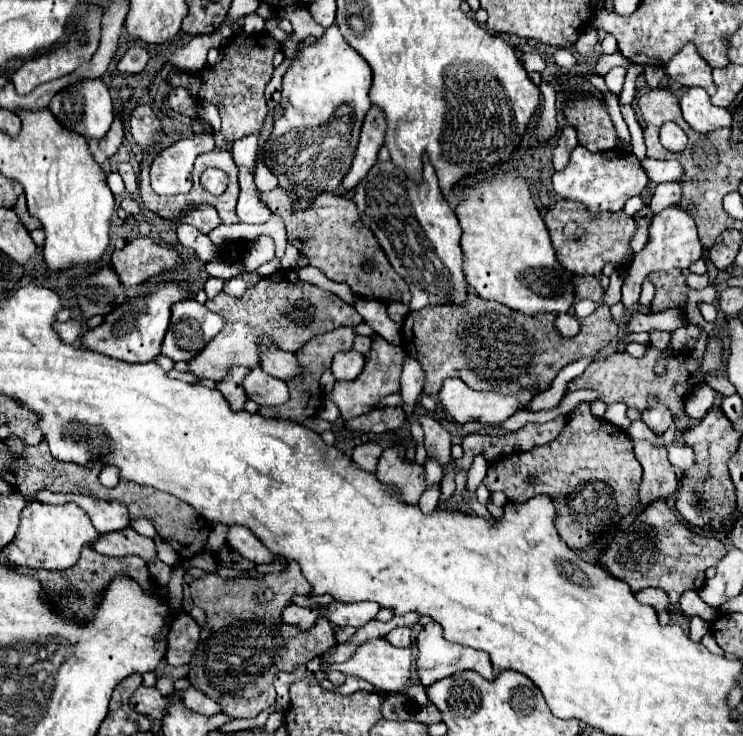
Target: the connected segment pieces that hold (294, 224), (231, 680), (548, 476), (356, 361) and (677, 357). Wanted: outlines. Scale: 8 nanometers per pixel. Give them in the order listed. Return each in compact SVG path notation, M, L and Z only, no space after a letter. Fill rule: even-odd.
M275 188L271 192L257 192L259 200L277 216L283 218L287 226L287 238L289 242L309 258L311 266L317 266L327 278L335 282L347 282L355 294L361 294L365 298L381 300L387 294L401 292L403 302L407 304L411 300L411 292L407 284L401 280L399 274L391 268L387 256L383 254L381 246L377 244L373 232L363 226L359 220L359 212L355 208L355 202L347 196L337 196L331 192L323 192L315 196L309 208L295 210L295 192L287 192L283 188Z
M289 562L279 576L293 576L297 586L289 592L277 594L277 578L269 578L277 574L267 574L259 580L245 578L219 578L217 574L207 574L201 580L191 582L191 598L195 606L203 608L207 614L207 624L201 626L201 638L199 646L189 662L189 682L193 688L201 690L209 698L217 700L223 710L233 718L255 718L261 710L275 704L275 690L273 690L273 678L281 670L295 670L297 666L307 664L311 658L325 654L331 650L335 642L335 634L331 630L331 624L325 618L317 618L315 626L309 630L303 630L299 626L285 624L281 614L295 594L309 594L311 584L303 578L301 568L297 562ZM257 582L259 586L273 588L275 598L269 604L255 604L253 602L253 586Z
M585 404L575 412L575 416L567 422L567 426L563 428L563 432L545 446L539 446L531 452L519 454L515 458L507 458L501 462L495 462L483 484L487 486L487 490L491 492L505 492L509 502L513 504L523 504L533 496L545 494L553 500L557 518L555 518L555 528L559 532L559 536L563 538L563 542L573 548L573 550L585 550L591 546L597 546L603 536L607 534L607 530L611 526L615 526L615 518L623 520L625 516L629 516L633 512L633 508L639 504L639 484L641 484L641 464L637 462L635 454L633 454L633 440L625 434L625 430L595 418Z
M351 350L351 352L339 352L339 356L335 356L333 360L331 370L337 380L355 380L361 374L363 366L365 366L365 354Z
M713 336L707 340L707 350L701 356L701 360L693 358L689 352L679 354L671 346L667 346L665 352L649 346L641 358L633 358L627 352L615 352L615 354L607 356L605 360L593 362L579 378L571 380L567 384L567 392L575 392L581 388L597 390L601 394L597 400L603 402L605 406L615 404L615 402L623 402L627 406L635 406L641 412L647 408L649 394L653 392L661 404L671 408L671 414L675 416L677 430L687 430L691 426L691 418L685 412L685 398L691 394L691 390L695 386L705 382L707 374L721 368L721 356L723 356L723 338L721 336ZM659 360L665 362L665 374L655 372L655 366Z

